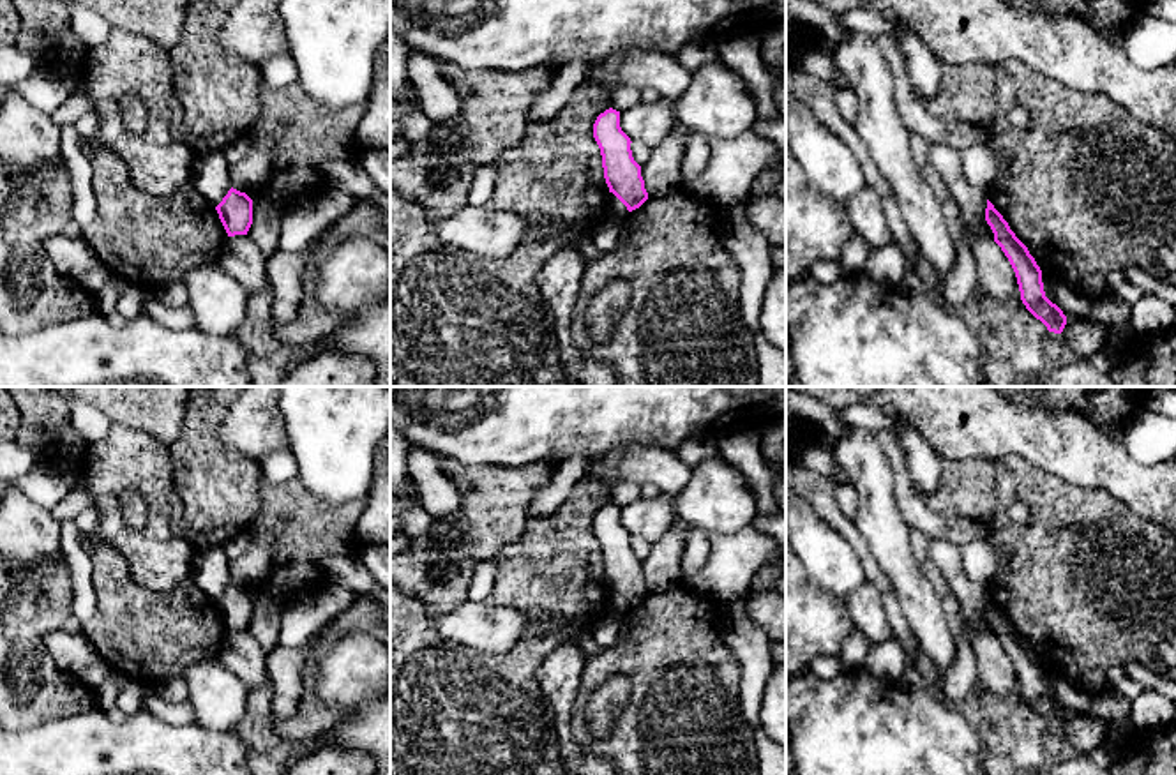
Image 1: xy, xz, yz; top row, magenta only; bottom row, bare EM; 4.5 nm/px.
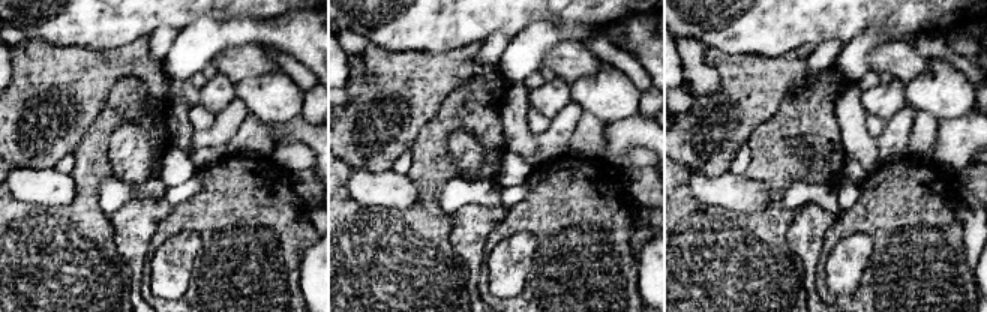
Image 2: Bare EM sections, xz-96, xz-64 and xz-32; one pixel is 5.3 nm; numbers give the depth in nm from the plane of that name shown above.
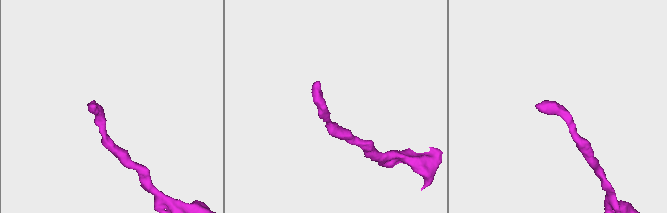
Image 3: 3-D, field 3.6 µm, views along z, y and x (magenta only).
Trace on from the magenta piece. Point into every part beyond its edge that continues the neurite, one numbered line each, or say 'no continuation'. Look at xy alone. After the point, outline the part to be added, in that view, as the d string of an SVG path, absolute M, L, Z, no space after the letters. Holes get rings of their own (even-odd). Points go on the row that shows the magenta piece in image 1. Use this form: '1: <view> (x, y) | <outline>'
no continuation

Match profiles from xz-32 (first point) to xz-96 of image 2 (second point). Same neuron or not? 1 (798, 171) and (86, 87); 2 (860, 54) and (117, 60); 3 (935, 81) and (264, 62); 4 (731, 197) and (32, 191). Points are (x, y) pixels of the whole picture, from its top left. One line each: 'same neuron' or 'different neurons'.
1: different neurons
2: different neurons
3: different neurons
4: same neuron

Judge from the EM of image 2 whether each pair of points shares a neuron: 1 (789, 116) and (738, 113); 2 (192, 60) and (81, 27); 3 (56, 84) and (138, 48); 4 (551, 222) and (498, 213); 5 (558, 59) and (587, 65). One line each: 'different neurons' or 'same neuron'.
1: different neurons
2: different neurons
3: same neuron
4: different neurons
5: same neuron

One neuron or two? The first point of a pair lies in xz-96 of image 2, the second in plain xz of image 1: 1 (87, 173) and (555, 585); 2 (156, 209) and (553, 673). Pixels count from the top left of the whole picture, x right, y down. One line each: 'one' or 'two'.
1: one
2: one

